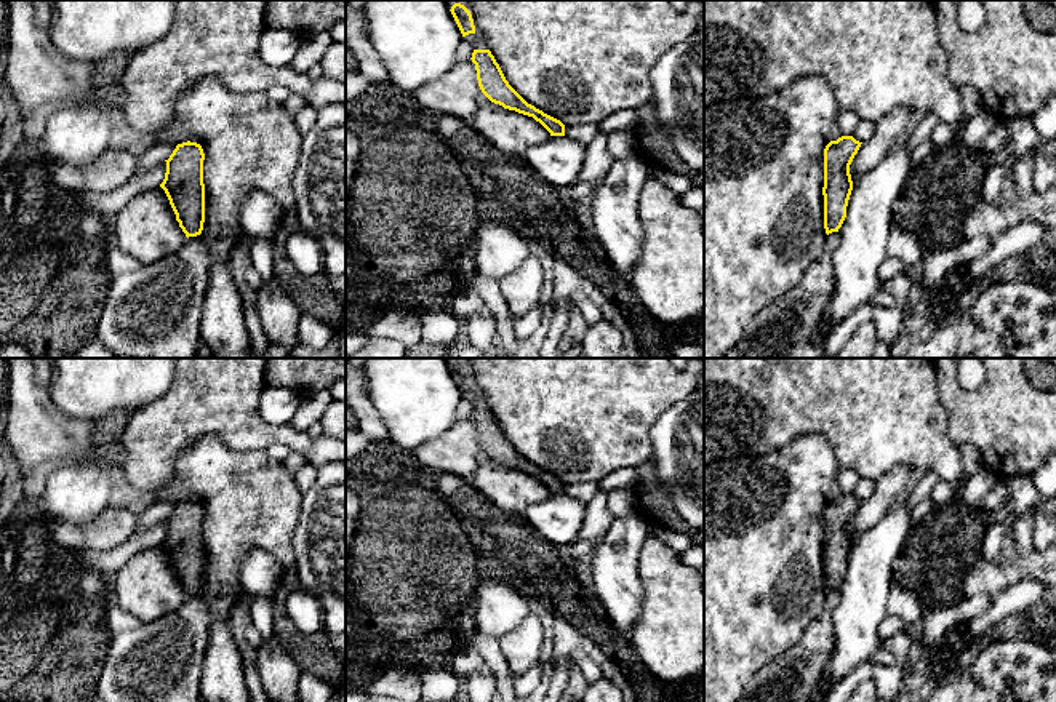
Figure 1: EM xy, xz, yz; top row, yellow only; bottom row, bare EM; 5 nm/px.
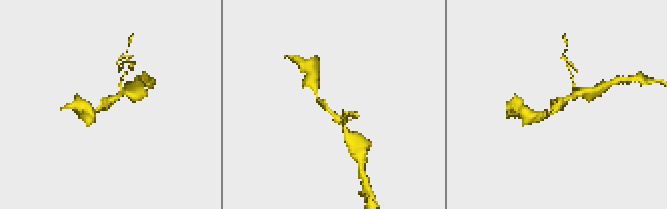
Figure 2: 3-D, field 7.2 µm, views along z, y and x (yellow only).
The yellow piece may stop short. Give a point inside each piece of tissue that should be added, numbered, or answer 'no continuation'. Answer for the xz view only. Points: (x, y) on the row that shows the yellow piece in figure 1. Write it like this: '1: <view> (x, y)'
1: xz (477, 40)

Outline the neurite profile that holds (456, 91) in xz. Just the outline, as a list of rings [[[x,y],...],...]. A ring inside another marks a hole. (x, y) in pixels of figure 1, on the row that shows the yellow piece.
[[[472,59],[458,62],[442,78],[432,80],[413,93],[416,101],[434,112],[470,120],[482,93]]]

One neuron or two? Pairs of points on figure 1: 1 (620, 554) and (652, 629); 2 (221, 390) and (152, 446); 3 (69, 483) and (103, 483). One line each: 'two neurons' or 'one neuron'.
1: two neurons
2: one neuron
3: one neuron

